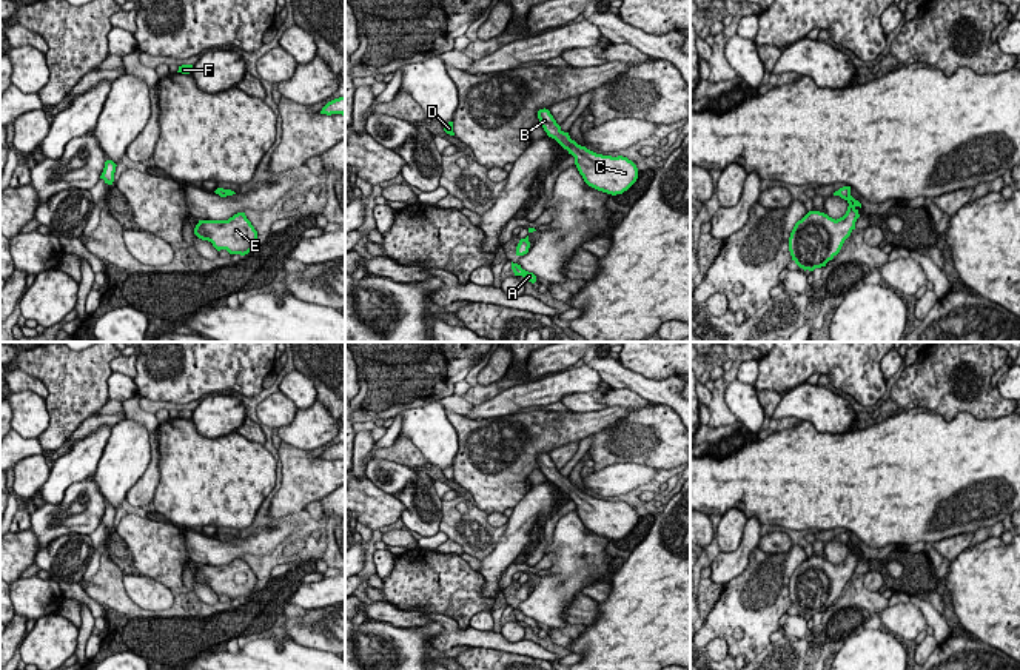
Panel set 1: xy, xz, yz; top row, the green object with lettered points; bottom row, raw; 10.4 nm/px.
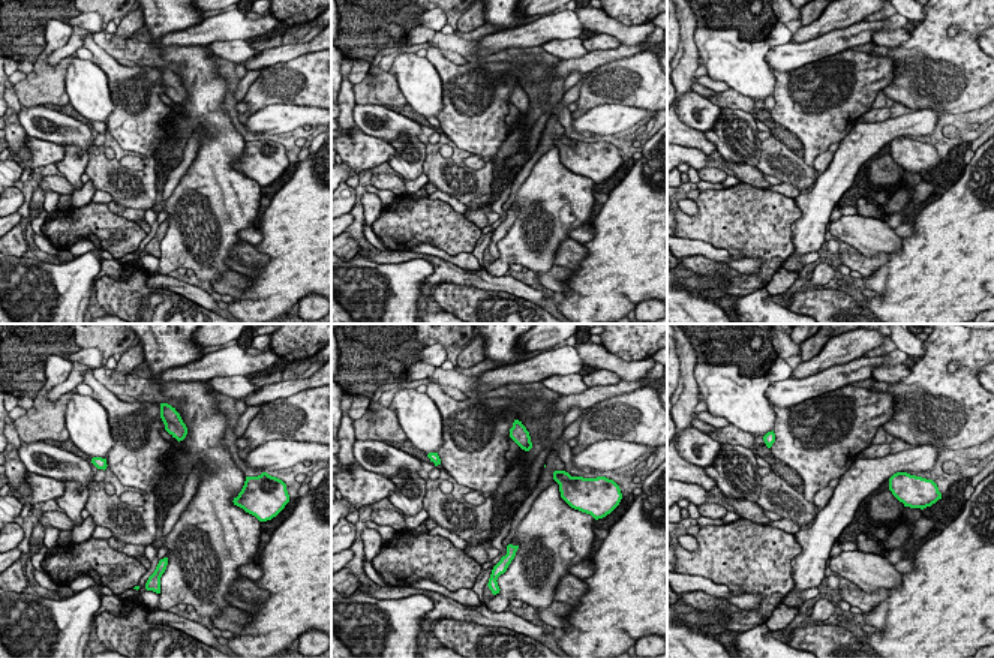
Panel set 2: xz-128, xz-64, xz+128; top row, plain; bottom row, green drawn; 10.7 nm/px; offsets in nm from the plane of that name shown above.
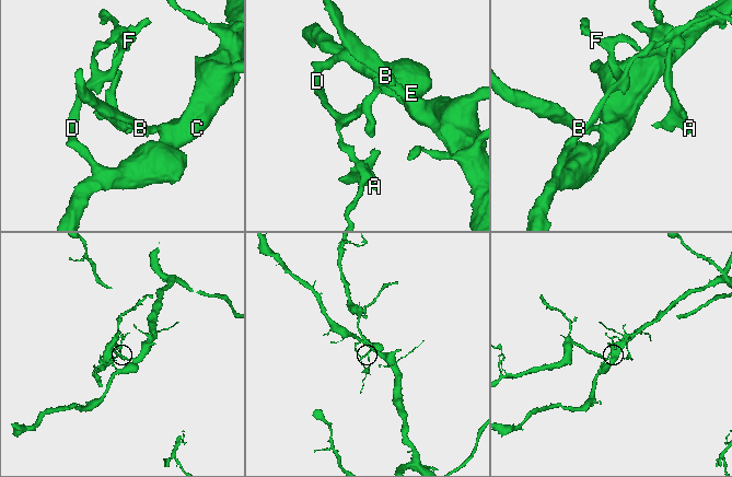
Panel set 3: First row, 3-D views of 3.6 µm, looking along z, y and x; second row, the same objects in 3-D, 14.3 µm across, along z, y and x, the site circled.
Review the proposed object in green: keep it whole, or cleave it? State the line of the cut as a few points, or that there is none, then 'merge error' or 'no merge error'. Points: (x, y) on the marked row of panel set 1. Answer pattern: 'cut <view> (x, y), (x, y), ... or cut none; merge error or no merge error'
cut none; no merge error

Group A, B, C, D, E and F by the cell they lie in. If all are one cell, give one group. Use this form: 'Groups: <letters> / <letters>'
Groups: A B C D E F

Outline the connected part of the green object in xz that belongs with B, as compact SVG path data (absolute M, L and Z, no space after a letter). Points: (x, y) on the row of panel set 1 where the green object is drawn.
M545 108L538 111L538 119L547 136L555 139L575 157L575 165L589 186L616 196L627 191L636 182L638 168L627 157L596 154L578 145L570 139L569 132L561 129Z

